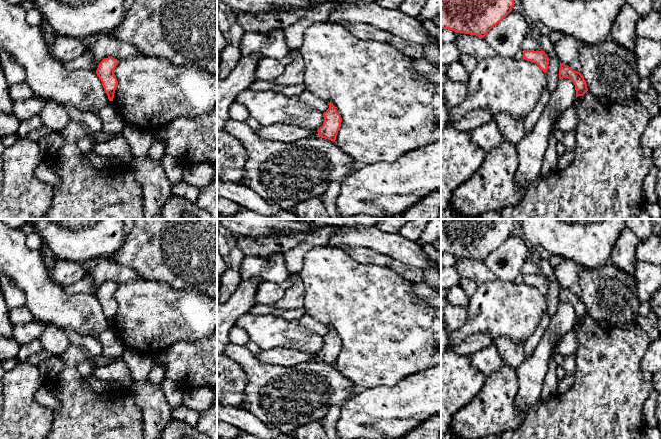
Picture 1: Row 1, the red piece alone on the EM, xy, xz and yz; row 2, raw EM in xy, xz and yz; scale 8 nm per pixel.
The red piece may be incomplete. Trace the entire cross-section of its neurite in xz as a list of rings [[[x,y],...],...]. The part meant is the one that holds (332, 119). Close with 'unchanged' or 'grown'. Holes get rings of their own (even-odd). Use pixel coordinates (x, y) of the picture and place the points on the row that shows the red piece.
[[[328,103],[329,108],[323,113],[323,125],[317,130],[319,137],[335,142],[337,133],[341,127],[342,118],[336,107]]] | unchanged

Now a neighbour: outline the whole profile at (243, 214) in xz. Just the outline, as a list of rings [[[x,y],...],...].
[[[241,209],[237,214],[230,219],[298,219],[298,216],[293,211],[282,210],[276,215],[263,215],[254,211]]]

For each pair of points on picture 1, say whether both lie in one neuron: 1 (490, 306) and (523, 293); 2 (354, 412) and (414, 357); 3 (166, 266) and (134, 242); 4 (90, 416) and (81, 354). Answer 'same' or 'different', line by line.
1: same
2: different
3: same
4: same

